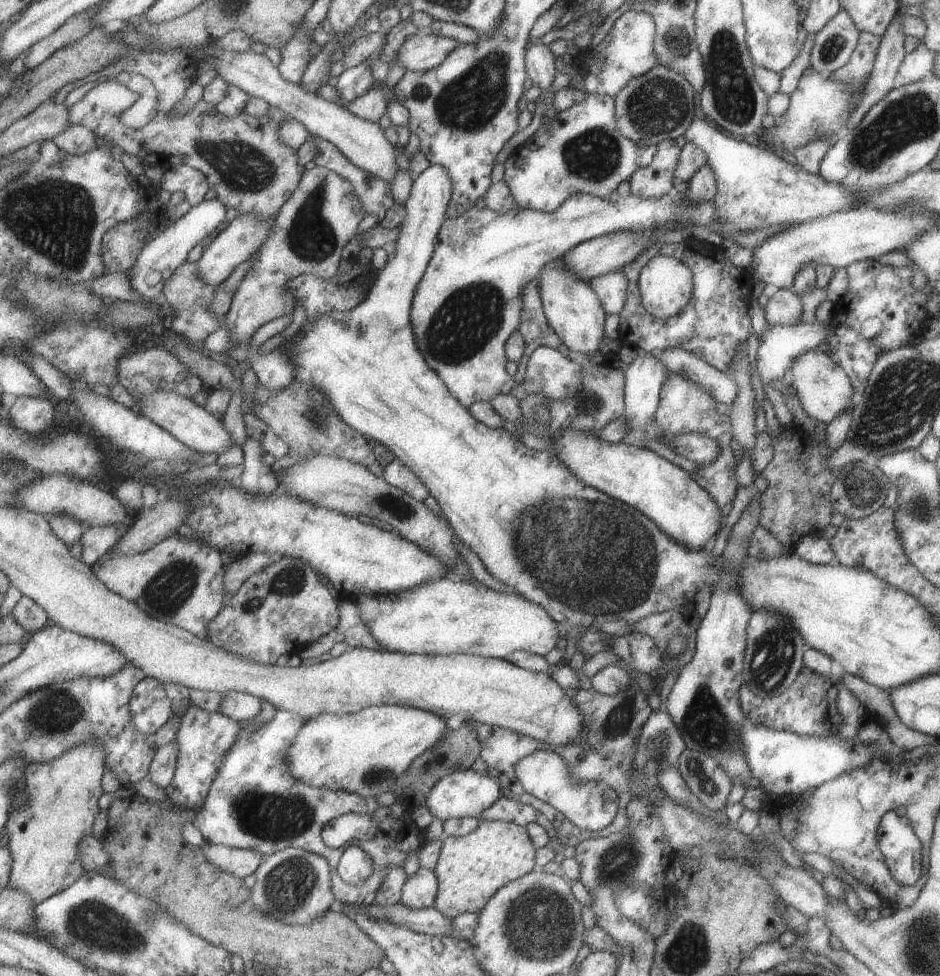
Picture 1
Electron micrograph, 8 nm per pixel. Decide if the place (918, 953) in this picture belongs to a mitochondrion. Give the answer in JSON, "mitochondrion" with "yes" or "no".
{"mitochondrion":"yes"}

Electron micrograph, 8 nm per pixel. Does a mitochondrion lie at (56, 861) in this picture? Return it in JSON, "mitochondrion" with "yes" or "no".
{"mitochondrion":"no"}

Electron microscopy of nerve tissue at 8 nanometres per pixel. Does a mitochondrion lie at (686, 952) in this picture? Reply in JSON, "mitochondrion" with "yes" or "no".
{"mitochondrion":"yes"}

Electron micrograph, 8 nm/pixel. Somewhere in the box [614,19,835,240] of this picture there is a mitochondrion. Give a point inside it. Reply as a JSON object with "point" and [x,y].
{"point":[734,101]}

